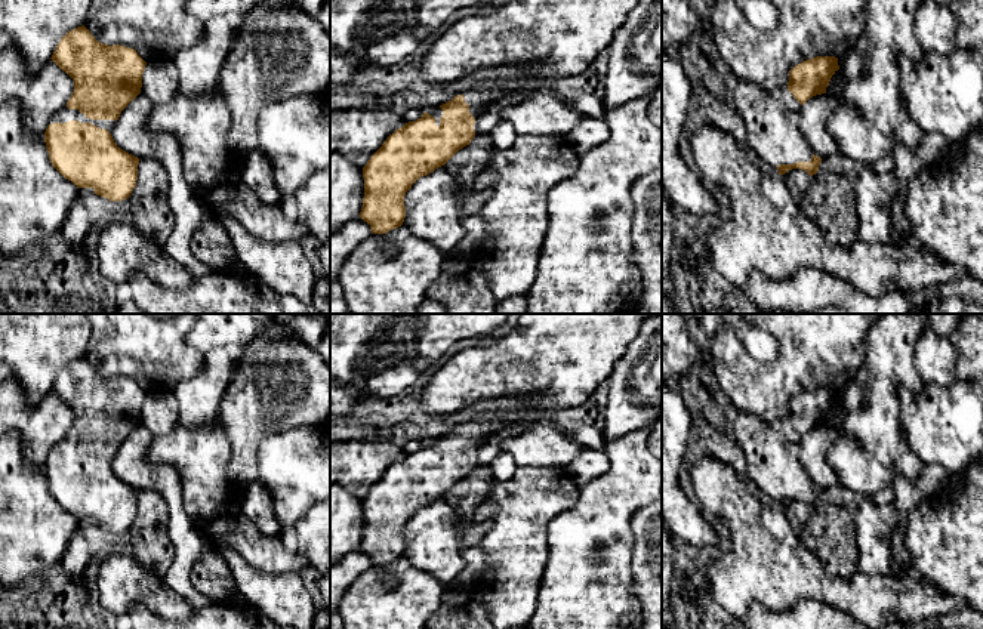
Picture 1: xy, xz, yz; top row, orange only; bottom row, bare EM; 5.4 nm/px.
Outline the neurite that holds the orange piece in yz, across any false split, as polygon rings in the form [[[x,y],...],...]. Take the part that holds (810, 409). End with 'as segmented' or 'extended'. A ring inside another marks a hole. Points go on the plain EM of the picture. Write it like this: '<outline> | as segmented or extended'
[[[816,388],[789,403],[786,422],[765,422],[740,411],[734,420],[734,440],[746,460],[746,471],[774,506],[801,500],[816,506],[822,490],[808,478],[799,460],[799,441],[813,428],[826,425],[838,389]]] | extended

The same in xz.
[[[524,398],[512,411],[477,413],[389,466],[363,499],[360,549],[370,556],[372,565],[386,565],[401,558],[406,549],[404,527],[412,517],[471,475],[478,463],[478,448],[490,435],[515,422],[539,419],[537,400]]] | extended

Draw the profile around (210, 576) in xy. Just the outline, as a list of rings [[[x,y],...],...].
[[[206,551],[192,565],[191,583],[197,592],[215,602],[227,602],[238,589],[227,561],[215,551]]]

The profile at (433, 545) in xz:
[[[444,497],[419,509],[404,527],[406,549],[403,556],[441,585],[450,585],[465,568],[457,533],[457,524],[465,518],[465,514],[459,514]]]

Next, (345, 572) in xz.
[[[360,548],[343,555],[330,567],[330,614],[338,611],[338,605],[346,589],[361,573],[370,568],[372,561]]]

